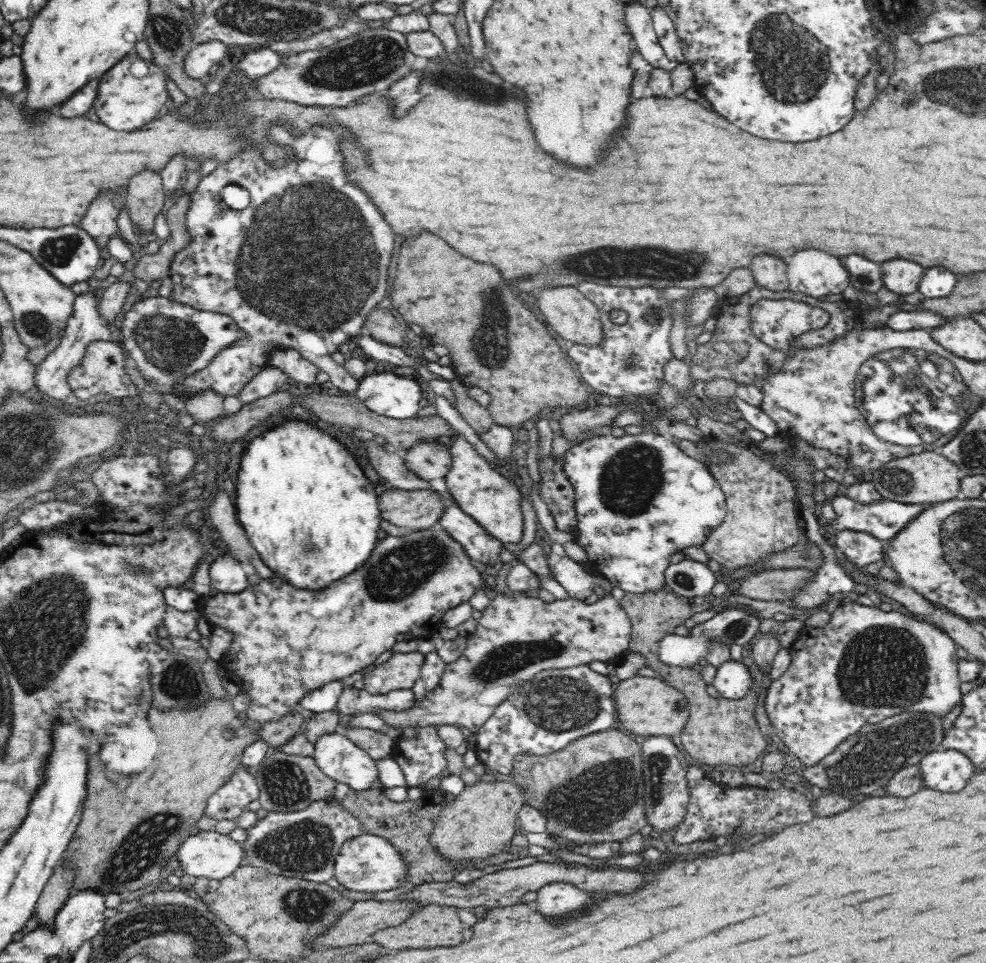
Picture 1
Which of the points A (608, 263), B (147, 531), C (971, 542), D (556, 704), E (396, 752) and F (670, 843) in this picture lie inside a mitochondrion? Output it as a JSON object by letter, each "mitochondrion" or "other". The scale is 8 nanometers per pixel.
{"A":"mitochondrion","B":"other","C":"mitochondrion","D":"mitochondrion","E":"other","F":"other"}

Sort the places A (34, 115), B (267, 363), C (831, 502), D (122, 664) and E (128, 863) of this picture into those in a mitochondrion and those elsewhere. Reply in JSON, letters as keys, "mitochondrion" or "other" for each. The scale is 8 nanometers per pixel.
{"A":"other","B":"other","C":"other","D":"other","E":"mitochondrion"}

